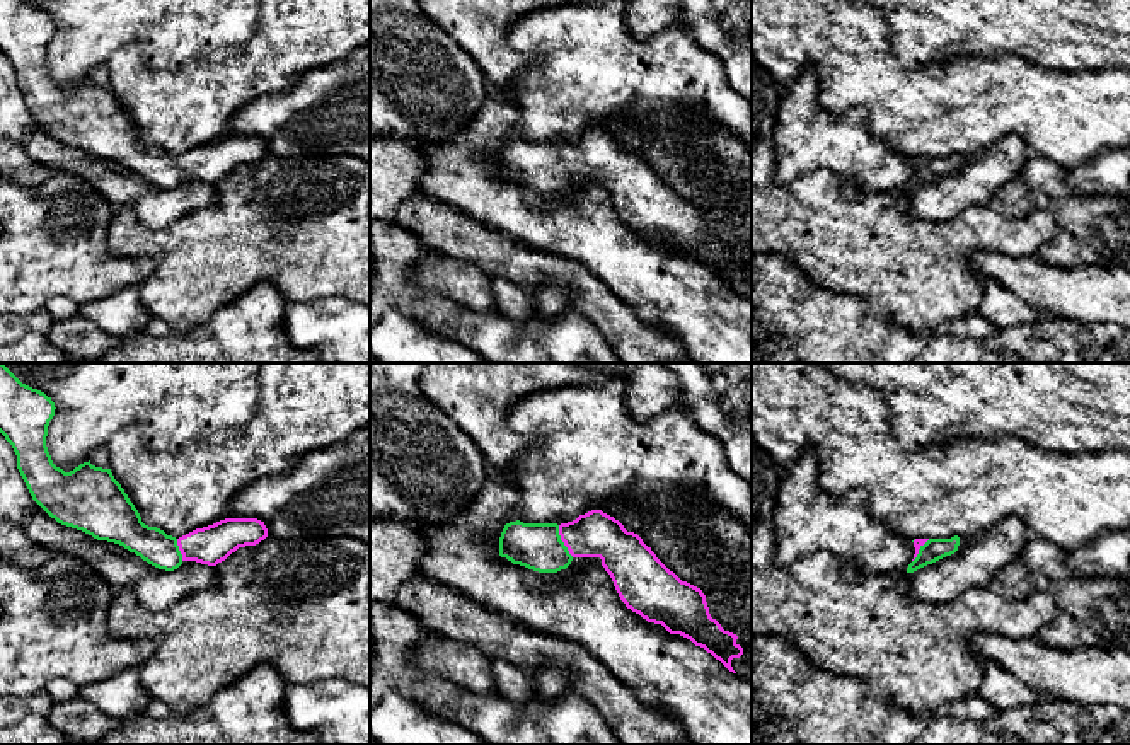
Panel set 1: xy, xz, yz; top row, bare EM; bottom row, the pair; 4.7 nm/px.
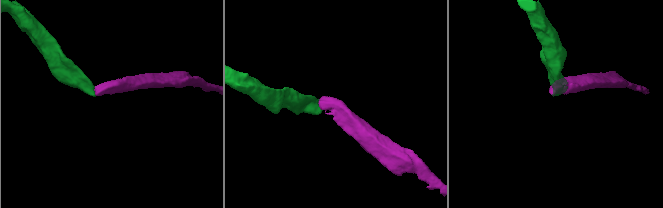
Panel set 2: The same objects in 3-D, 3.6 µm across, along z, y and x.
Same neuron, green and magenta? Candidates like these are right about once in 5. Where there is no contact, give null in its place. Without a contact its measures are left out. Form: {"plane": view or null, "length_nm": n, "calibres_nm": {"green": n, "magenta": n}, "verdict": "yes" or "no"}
{"plane": "xz", "length_nm": 170, "calibres_nm": {"green": 220, "magenta": 220}, "verdict": "yes"}

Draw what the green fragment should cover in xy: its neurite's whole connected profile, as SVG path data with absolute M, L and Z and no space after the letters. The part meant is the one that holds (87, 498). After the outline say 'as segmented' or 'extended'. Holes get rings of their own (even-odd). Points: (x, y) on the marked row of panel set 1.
M0 363L0 433L17 455L17 469L32 500L58 523L82 530L97 540L119 544L148 564L165 571L177 569L184 561L216 566L239 547L256 546L268 537L264 522L257 518L225 518L179 539L157 527L145 525L111 469L95 467L89 460L65 472L53 464L46 436L55 409L51 397L22 384Z; extended

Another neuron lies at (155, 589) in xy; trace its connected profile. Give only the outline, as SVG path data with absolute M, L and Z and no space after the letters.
M0 433L0 517L12 522L36 544L85 561L114 590L128 588L136 600L160 612L187 595L211 586L215 566L182 561L174 571L159 569L119 544L61 525L31 496L12 445Z

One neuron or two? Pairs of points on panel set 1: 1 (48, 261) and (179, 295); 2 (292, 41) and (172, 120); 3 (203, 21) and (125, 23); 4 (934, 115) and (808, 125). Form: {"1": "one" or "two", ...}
{"1": "two", "2": "one", "3": "one", "4": "two"}

